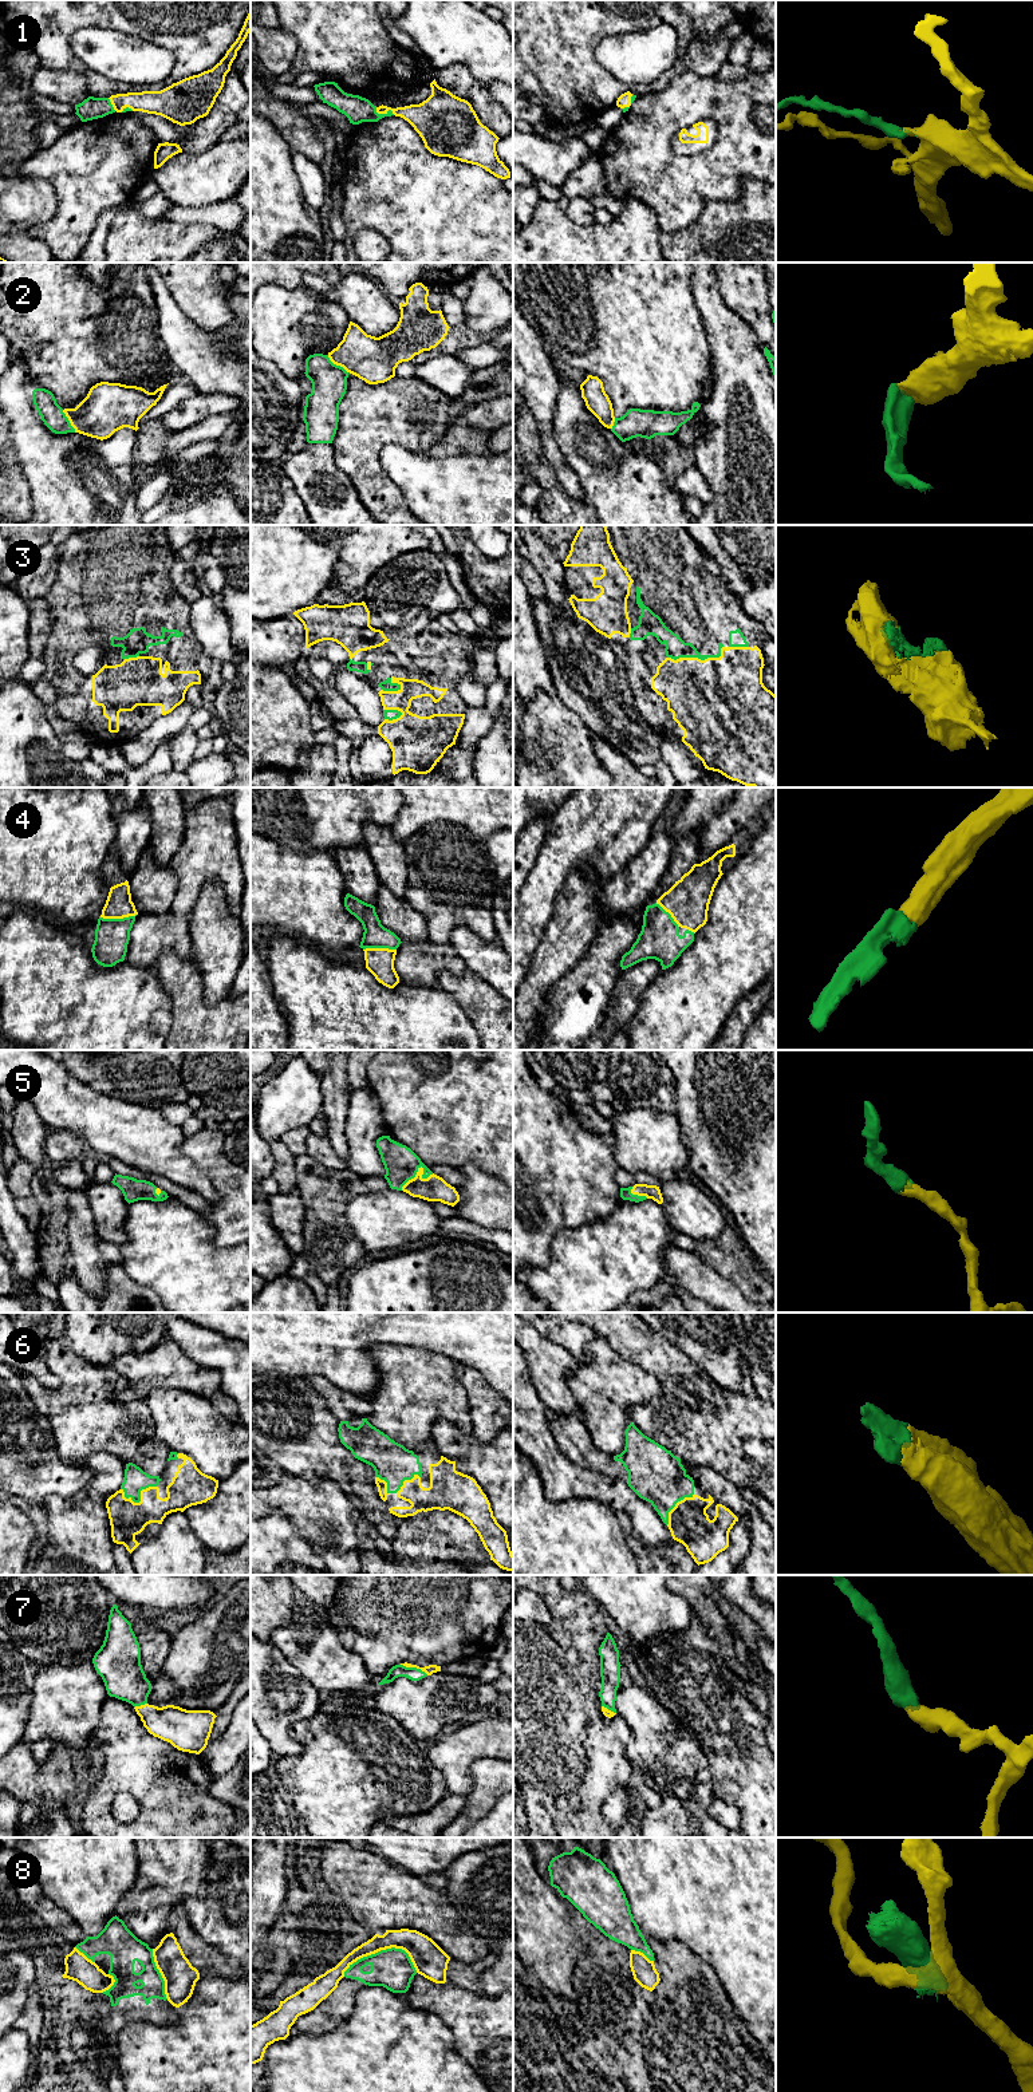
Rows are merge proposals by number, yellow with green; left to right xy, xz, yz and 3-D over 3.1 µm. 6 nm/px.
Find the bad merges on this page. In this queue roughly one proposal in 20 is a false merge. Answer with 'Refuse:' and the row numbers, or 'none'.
Refuse: 8

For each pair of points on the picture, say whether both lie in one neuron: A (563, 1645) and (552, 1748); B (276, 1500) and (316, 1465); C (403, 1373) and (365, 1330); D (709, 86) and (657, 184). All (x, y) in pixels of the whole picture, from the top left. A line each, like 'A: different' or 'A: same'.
A: same
B: different
C: different
D: same

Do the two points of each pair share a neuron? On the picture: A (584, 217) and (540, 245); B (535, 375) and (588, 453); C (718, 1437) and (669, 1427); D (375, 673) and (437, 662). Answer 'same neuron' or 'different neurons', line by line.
A: different neurons
B: different neurons
C: same neuron
D: same neuron

